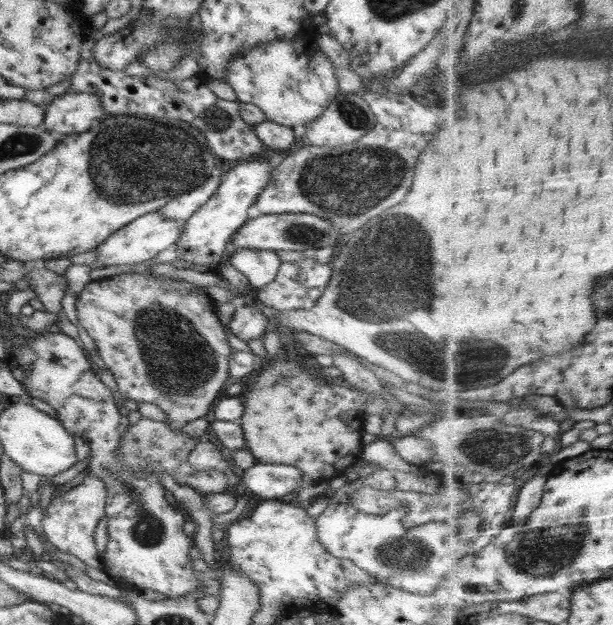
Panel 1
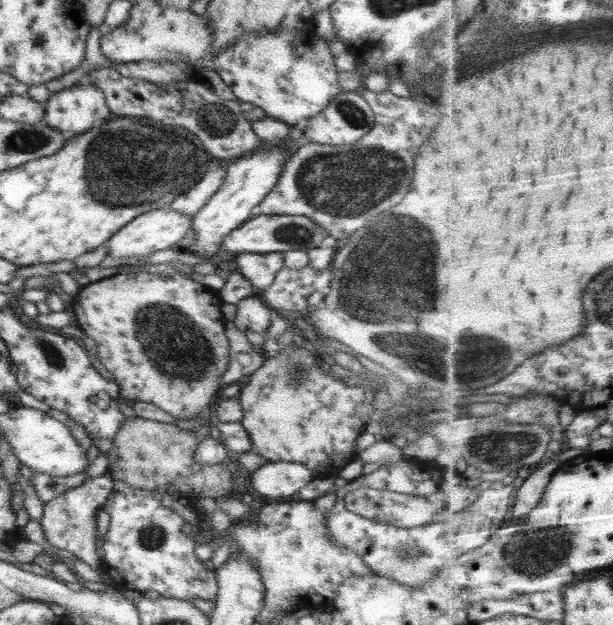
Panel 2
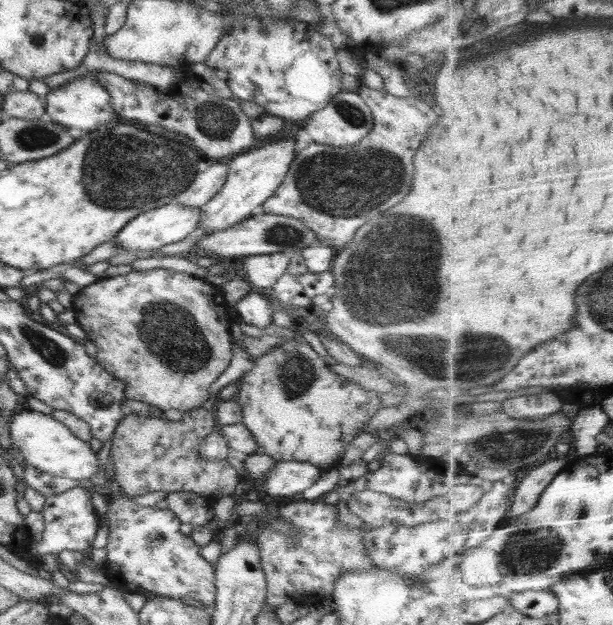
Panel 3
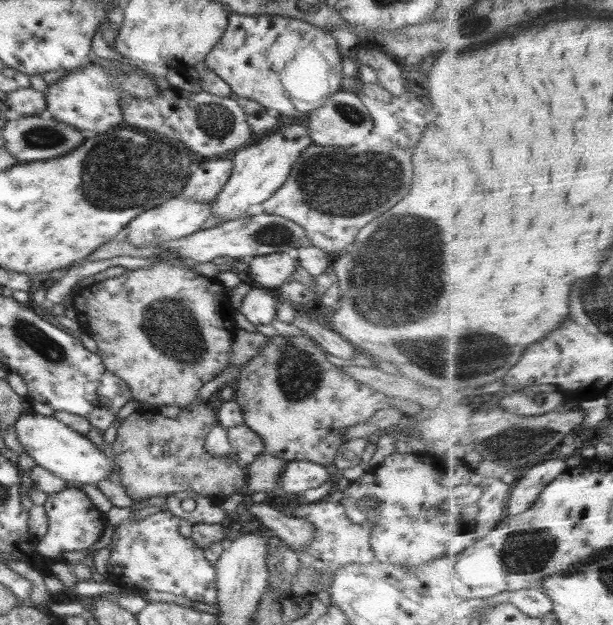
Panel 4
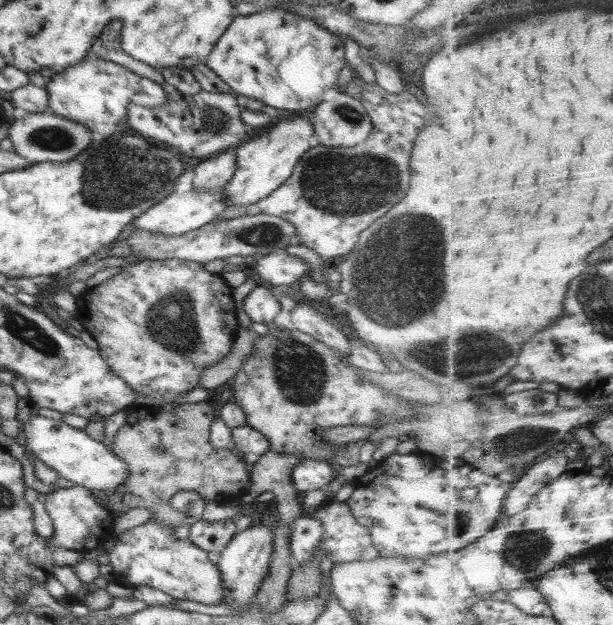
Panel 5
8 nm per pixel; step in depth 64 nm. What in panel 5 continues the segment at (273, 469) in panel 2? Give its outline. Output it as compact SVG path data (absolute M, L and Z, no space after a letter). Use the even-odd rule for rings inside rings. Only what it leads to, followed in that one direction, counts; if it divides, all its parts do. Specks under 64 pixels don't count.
M308 458L294 465L291 481L302 495L307 490L325 489L338 472L339 469L333 462Z

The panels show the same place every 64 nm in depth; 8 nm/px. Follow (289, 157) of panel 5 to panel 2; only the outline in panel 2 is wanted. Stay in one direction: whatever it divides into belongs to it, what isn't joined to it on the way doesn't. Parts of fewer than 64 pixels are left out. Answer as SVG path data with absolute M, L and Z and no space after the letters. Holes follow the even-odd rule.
M280 148L257 151L225 163L226 174L222 186L208 199L208 202L192 217L191 229L196 233L196 241L187 248L187 252L203 260L214 262L221 242L235 228L250 219L252 209L259 206L262 199L271 192L286 166L286 154Z

